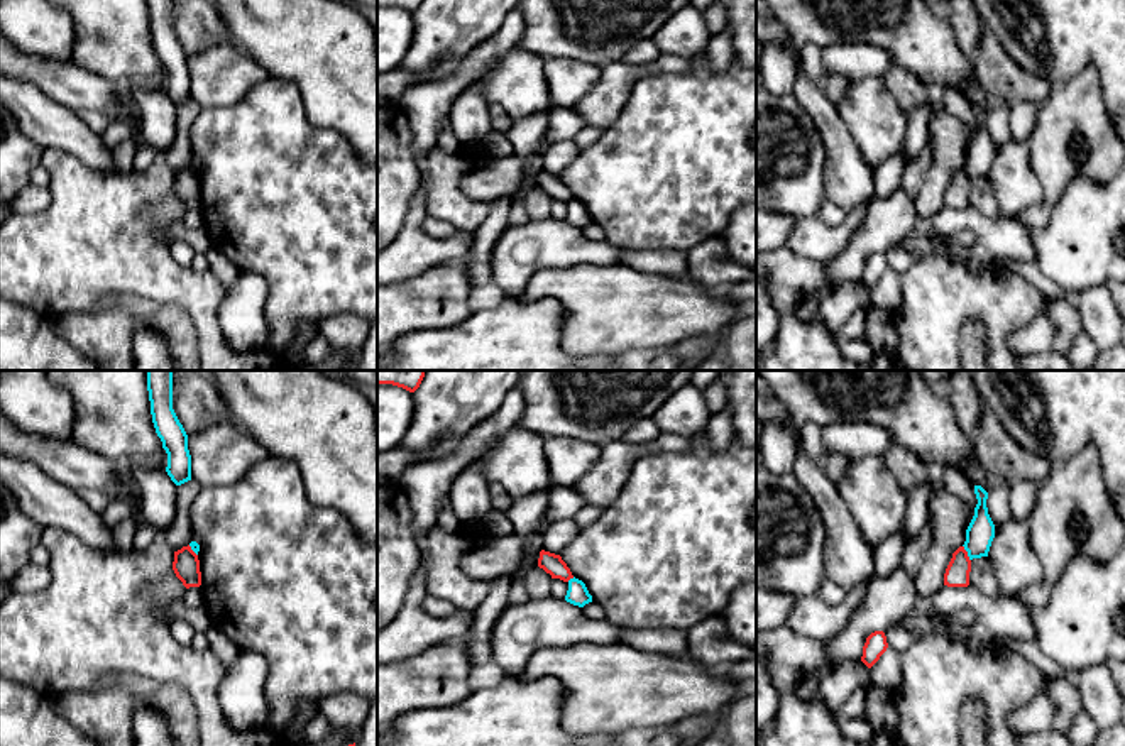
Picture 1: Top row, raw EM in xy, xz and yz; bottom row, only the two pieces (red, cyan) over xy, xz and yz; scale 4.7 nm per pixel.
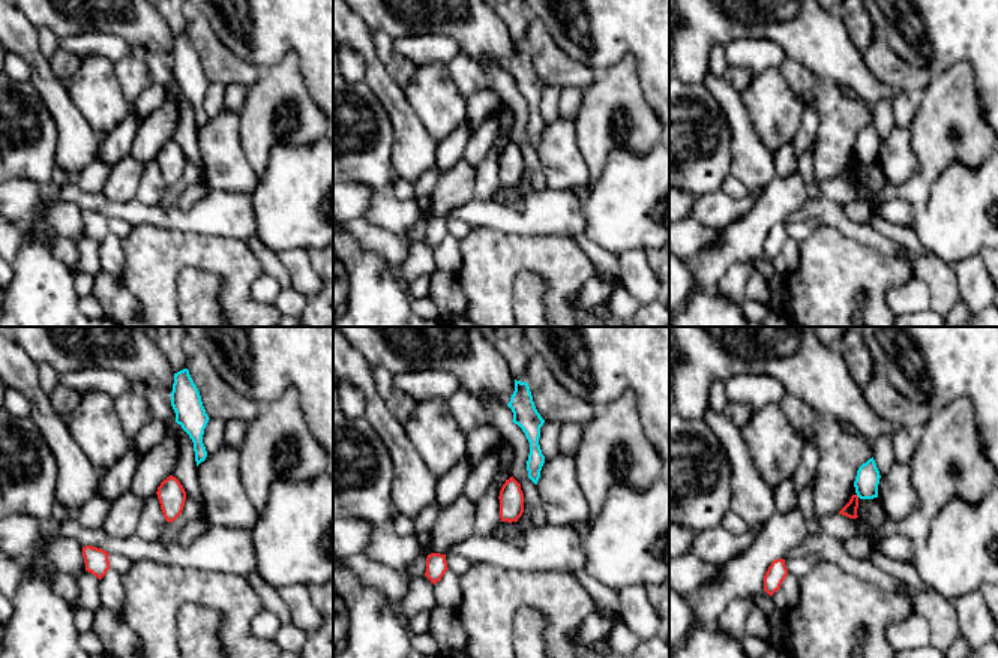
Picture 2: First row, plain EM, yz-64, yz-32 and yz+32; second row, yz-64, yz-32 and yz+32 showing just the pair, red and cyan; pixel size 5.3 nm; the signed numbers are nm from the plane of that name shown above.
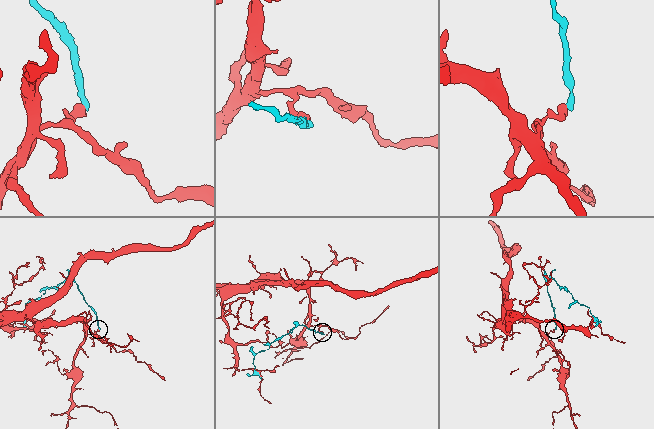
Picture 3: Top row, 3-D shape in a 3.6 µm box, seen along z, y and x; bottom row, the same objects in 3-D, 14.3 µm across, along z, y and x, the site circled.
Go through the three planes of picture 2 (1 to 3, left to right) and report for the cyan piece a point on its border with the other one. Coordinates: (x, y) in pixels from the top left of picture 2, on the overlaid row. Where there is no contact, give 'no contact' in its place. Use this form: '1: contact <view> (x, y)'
1: no contact
2: no contact
3: no contact

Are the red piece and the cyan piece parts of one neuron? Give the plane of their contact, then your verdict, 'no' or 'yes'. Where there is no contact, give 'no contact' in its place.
meets red in yz; no

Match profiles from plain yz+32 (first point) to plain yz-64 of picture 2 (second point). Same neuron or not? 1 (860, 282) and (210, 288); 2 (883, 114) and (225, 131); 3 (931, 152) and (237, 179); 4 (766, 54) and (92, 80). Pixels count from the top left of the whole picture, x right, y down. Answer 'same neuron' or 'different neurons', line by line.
1: different neurons
2: different neurons
3: different neurons
4: different neurons

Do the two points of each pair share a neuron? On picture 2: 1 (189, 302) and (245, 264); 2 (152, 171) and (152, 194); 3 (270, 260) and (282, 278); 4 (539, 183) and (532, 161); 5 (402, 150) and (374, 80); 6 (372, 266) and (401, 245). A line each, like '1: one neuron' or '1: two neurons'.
1: two neurons
2: one neuron
3: one neuron
4: one neuron
5: one neuron
6: two neurons

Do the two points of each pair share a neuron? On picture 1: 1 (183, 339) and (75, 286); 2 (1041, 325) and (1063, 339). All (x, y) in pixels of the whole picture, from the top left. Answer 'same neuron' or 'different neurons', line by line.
1: different neurons
2: different neurons

